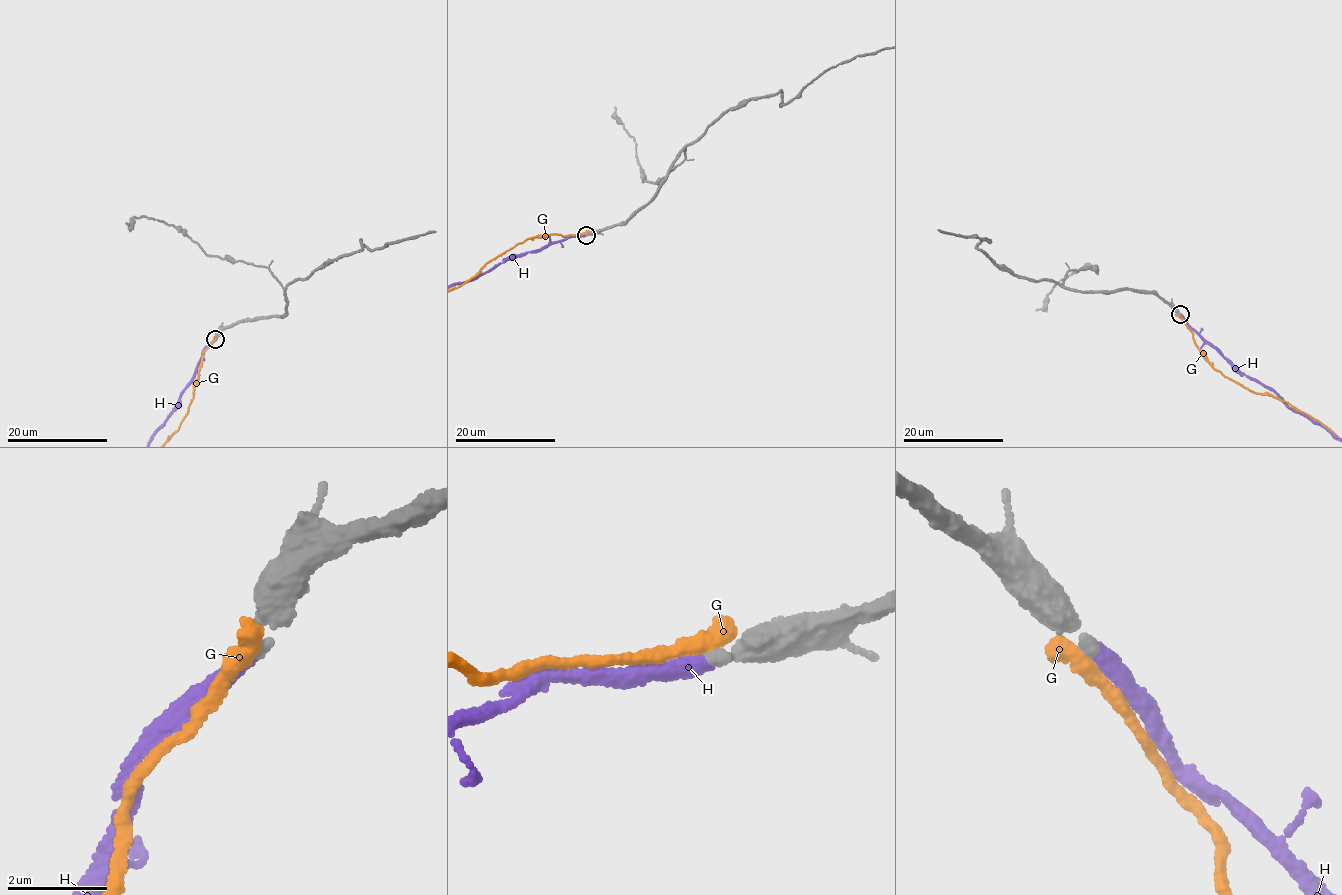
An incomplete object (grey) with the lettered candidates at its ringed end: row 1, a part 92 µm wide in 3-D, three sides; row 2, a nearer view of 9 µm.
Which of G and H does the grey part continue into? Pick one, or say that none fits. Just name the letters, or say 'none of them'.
H

